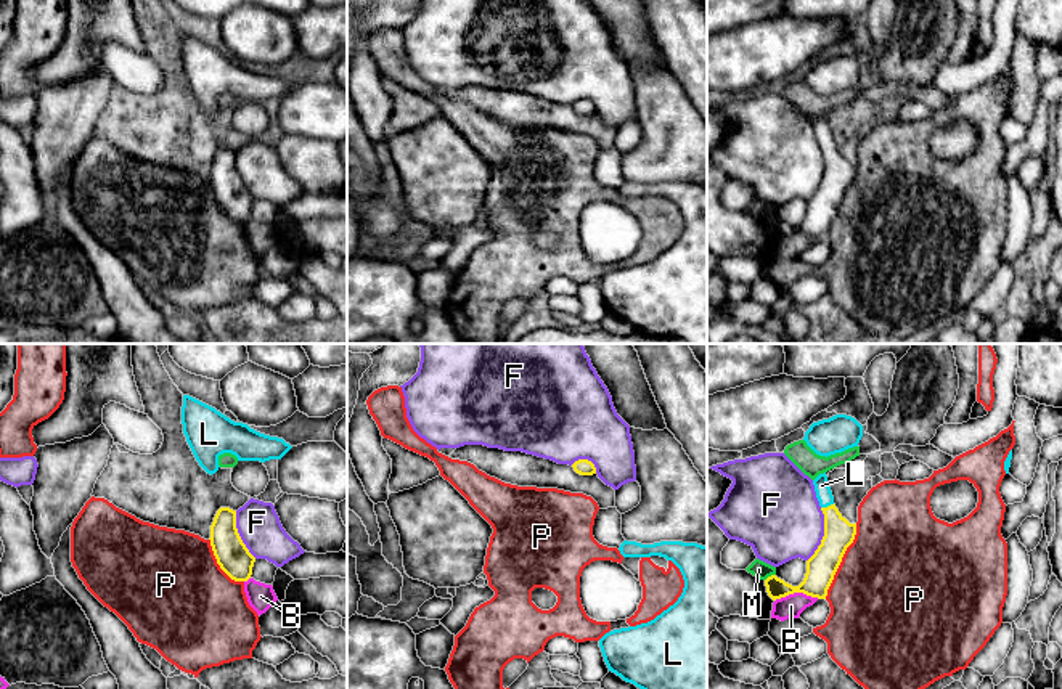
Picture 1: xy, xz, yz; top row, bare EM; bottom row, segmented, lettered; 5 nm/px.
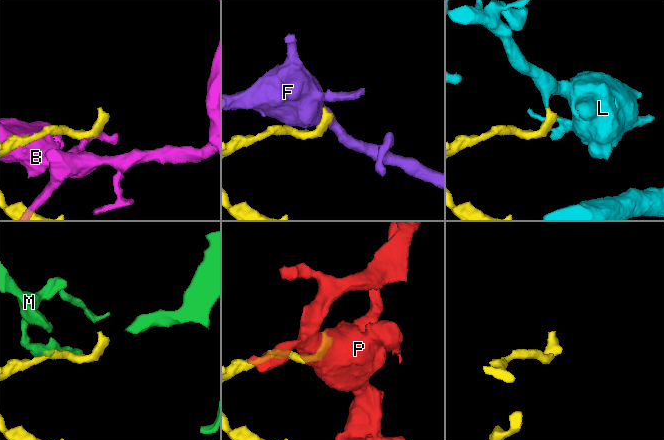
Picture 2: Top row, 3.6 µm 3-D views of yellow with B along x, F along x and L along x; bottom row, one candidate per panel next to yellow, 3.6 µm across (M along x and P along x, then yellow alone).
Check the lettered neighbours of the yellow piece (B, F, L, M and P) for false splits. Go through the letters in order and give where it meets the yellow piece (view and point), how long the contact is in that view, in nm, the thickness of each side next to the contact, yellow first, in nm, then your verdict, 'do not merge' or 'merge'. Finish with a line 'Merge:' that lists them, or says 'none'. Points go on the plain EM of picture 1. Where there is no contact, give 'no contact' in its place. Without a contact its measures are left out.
B: yz (796, 232) | 220 nm | 150/120 nm | do not merge
F: yz (825, 175) | 280 nm | 160/420 nm | do not merge
L: yz (828, 146) | 70 nm | 160/80 nm | merge
M: yz (771, 216) | 70 nm | 140/90 nm | do not merge
P: yz (841, 201) | 400 nm | 160/500 nm | do not merge
Merge: L

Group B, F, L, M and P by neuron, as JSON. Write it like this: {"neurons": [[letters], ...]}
{"neurons": [["B"], ["F"], ["L"], ["M"], ["P"]]}

